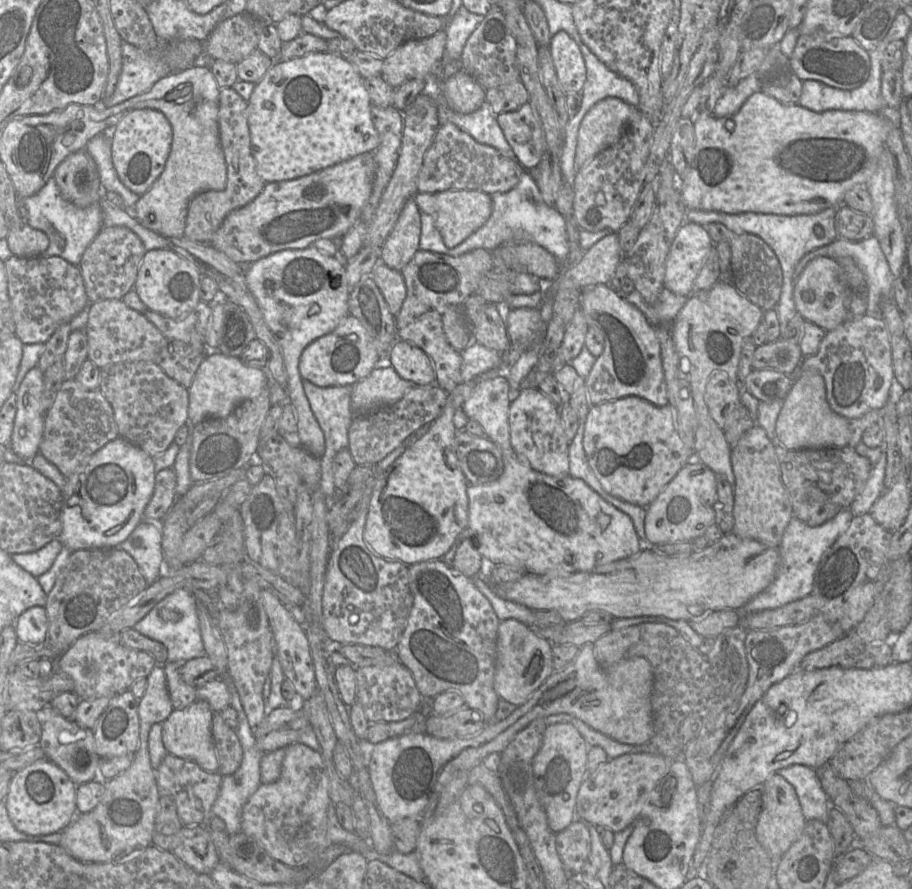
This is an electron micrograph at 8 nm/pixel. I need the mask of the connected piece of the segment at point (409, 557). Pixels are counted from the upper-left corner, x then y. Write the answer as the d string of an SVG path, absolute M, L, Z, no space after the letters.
M511 344L509 350L505 355L503 355L503 366L501 368L495 368L490 370L484 374L479 375L474 380L470 382L462 382L455 389L448 393L446 405L440 414L440 416L434 420L429 427L428 432L418 441L409 445L404 453L402 453L387 469L384 473L375 476L375 486L373 488L369 506L368 506L368 513L366 517L365 528L363 532L363 539L366 545L379 557L382 557L386 560L396 560L402 562L403 564L410 566L416 563L421 563L425 561L431 560L440 560L452 547L456 538L465 530L468 529L468 507L469 507L469 500L467 496L467 487L468 482L460 469L459 462L456 455L456 441L455 436L456 432L458 431L453 425L453 416L455 411L458 408L461 408L464 401L470 396L473 389L476 387L476 382L478 381L487 381L493 379L499 375L506 374L507 366L505 365L506 355L511 352Z

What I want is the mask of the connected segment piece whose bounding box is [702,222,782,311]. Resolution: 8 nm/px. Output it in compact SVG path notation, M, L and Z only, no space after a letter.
M721 223L702 226L714 244L728 241L731 251L729 281L736 290L763 311L775 309L782 289L782 270L772 249L761 238L753 234L736 234Z

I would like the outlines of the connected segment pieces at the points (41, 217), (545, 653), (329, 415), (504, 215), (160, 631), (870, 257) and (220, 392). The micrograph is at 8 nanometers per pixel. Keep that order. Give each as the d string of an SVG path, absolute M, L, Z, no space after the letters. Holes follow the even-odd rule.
M54 177L50 178L36 194L20 201L28 210L27 224L33 229L44 232L49 239L49 246L41 256L59 256L79 266L85 250L103 228L103 212L100 204L76 206L62 196Z
M507 619L499 623L494 690L500 699L520 706L554 673L552 668L553 644L536 635L525 624Z
M302 379L302 386L310 409L324 435L325 452L320 458L320 491L331 503L335 499L336 492L333 461L339 451L348 449L349 447L348 430L354 419L354 414L351 408L353 386L318 387L305 379Z
M523 171L518 183L512 189L504 193L494 193L491 195L491 198L492 213L489 219L483 226L453 248L448 248L444 244L440 232L434 225L433 218L420 211L421 234L419 249L451 257L458 257L479 248L492 252L507 241L532 240L552 254L562 268L562 264L566 262L569 253L565 218L554 206L548 206L544 202L529 172ZM527 196L529 196L529 199Z
M177 589L166 596L137 622L133 629L149 639L162 643L167 648L167 662L187 662L202 656L208 657L201 636L196 599L187 589ZM162 609L178 612L180 619L176 622L163 621L159 616Z
M874 235L859 241L849 241L841 237L837 237L830 244L819 247L807 253L797 263L794 270L794 279L799 276L808 262L818 256L825 256L834 260L841 257L850 257L855 261L864 276L864 290L866 296L865 314L879 314L881 303L885 299L892 299L894 277L892 276L886 257L880 247L879 241Z
M209 351L188 388L188 423L196 426L206 419L224 419L244 401L256 397L268 386L266 370L245 366L239 358Z

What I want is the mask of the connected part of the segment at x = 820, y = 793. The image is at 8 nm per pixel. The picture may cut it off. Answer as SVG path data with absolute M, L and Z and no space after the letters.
M794 764L777 771L795 789L806 820L816 819L827 824L830 800L822 788L817 770Z

